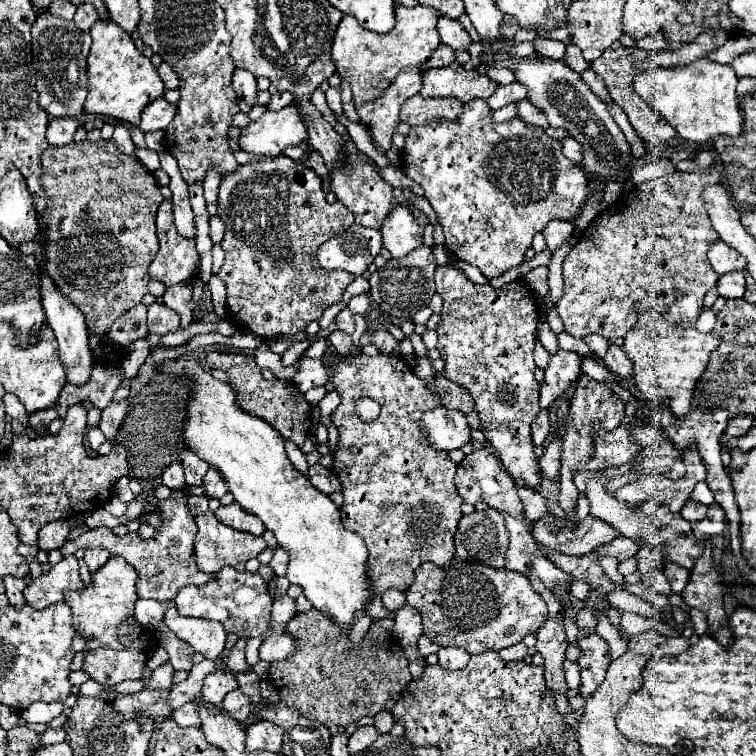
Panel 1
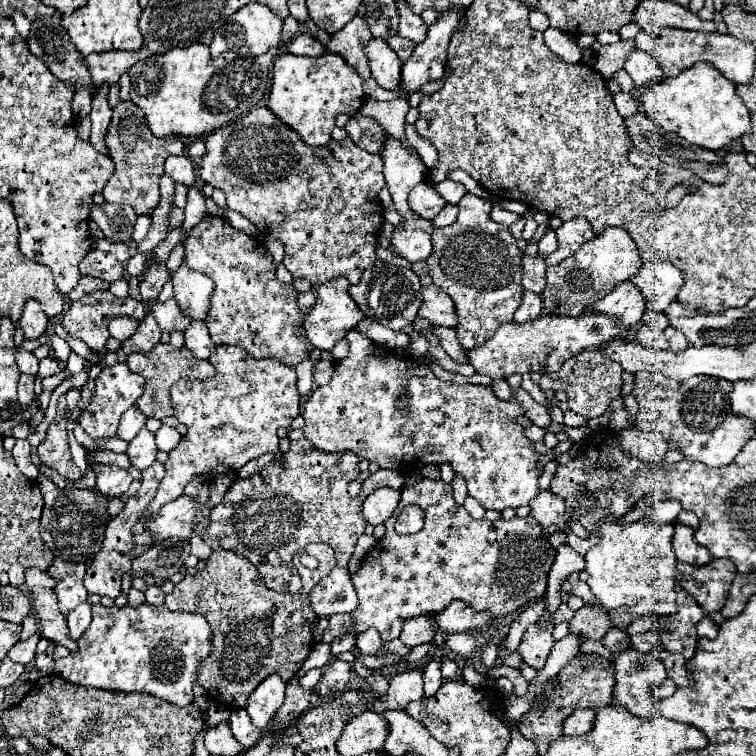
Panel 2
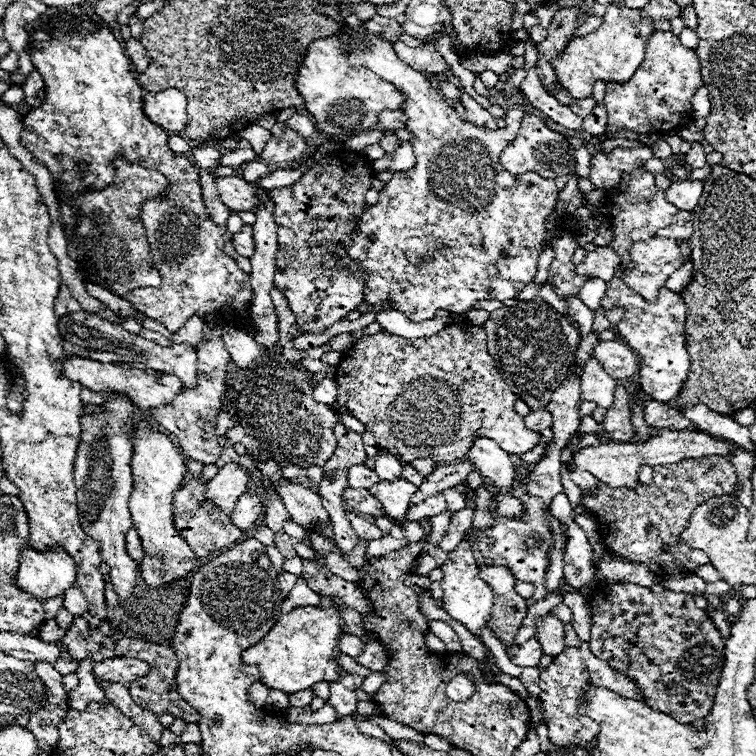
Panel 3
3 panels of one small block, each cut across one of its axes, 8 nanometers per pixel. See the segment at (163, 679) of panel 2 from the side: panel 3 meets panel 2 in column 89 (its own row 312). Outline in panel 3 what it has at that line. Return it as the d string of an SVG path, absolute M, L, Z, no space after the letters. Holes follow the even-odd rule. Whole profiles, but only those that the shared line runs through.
M618 266L614 278L608 282L608 290L606 290L606 296L602 298L602 306L612 308L614 304L620 304L626 308L626 316L622 318L622 322L614 326L614 330L640 356L638 384L654 400L670 402L680 394L684 380L690 372L690 354L686 350L686 334L684 334L688 308L684 300L680 298L680 294L668 288L662 288L654 302L646 302L640 294L630 290L620 280L620 272L622 272L622 266Z

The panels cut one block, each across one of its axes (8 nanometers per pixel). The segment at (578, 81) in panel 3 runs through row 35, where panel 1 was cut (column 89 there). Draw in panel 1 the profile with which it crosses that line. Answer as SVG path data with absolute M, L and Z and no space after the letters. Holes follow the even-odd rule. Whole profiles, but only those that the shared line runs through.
M112 556L100 570L94 572L92 582L94 584L86 586L82 592L64 594L64 602L72 610L72 624L76 632L84 636L86 650L98 650L98 648L122 650L122 642L118 638L118 626L134 616L134 604L138 600L136 594L138 574L120 556Z

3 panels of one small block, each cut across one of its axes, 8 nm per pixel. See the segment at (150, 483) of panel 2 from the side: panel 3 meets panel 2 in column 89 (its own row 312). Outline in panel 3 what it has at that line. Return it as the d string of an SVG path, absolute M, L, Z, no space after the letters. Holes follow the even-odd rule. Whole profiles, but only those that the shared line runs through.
M570 298L566 300L568 304L568 320L570 322L578 322L582 334L588 334L592 330L592 320L594 320L594 312L580 300L580 298Z

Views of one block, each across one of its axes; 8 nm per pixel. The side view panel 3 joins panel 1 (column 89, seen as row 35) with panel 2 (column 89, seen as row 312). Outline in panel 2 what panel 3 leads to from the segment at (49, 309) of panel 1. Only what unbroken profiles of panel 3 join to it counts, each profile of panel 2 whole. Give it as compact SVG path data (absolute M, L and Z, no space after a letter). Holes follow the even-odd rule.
M114 364L110 368L104 368L100 376L96 378L96 392L84 414L80 416L78 424L88 432L92 438L104 438L104 436L116 436L118 420L120 416L136 404L136 400L142 396L144 390L144 378L130 372L126 364ZM88 454L88 464L96 468L96 486L102 494L106 496L122 496L132 482L132 476L128 470L118 468L118 466L108 466L108 464L96 464L90 454Z

